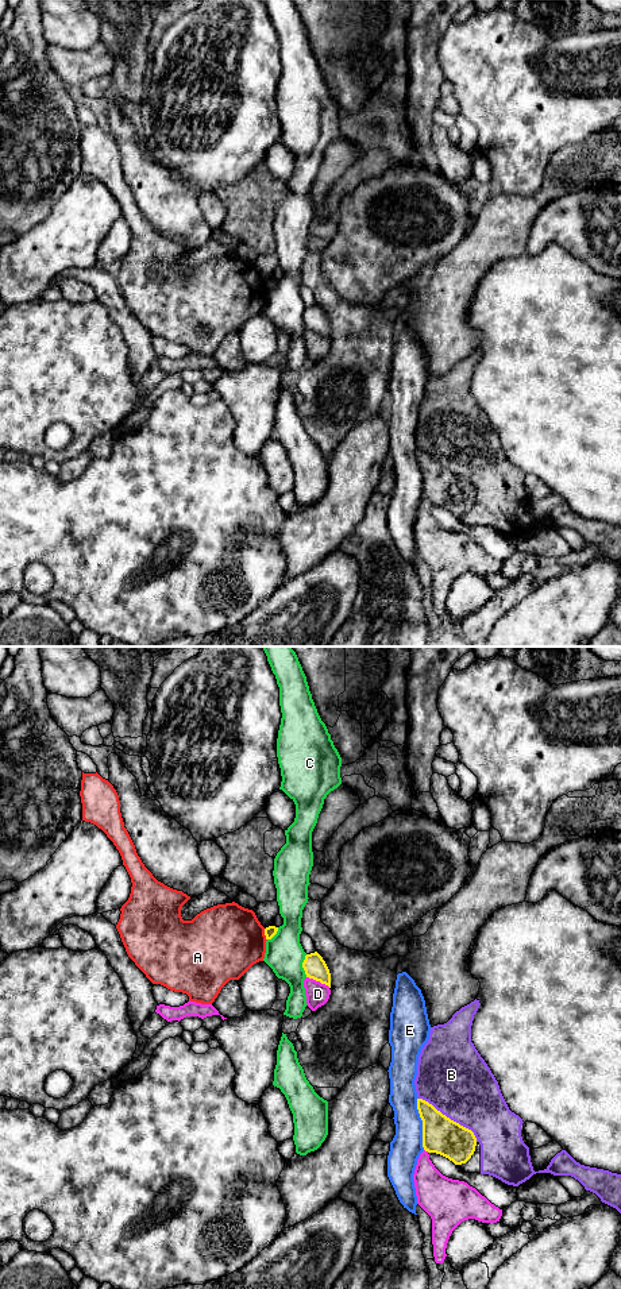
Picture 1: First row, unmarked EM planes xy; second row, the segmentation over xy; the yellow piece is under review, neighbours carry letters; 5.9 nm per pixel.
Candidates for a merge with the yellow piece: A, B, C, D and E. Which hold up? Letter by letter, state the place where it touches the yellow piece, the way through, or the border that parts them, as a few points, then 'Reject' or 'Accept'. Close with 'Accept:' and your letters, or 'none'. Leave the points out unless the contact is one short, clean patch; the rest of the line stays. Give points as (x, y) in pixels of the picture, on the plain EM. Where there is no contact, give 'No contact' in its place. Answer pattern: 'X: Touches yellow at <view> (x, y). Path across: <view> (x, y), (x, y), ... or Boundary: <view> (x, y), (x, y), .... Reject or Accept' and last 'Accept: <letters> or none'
A: Touches yellow at xy (265, 286). Reject
B: Touches yellow at xy (448, 470). Reject
C: Touches yellow at xy (303, 317). Reject
D: Touches yellow at xy (319, 332). Reject
E: Touches yellow at xy (423, 475). Reject
Accept: none

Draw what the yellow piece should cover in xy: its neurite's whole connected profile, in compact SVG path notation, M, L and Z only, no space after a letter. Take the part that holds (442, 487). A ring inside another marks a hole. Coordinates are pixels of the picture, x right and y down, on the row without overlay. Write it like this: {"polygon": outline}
{"polygon": "M417 451L417 462L423 472L424 502L440 506L455 517L466 516L475 503L474 485L451 472L423 451Z"}

